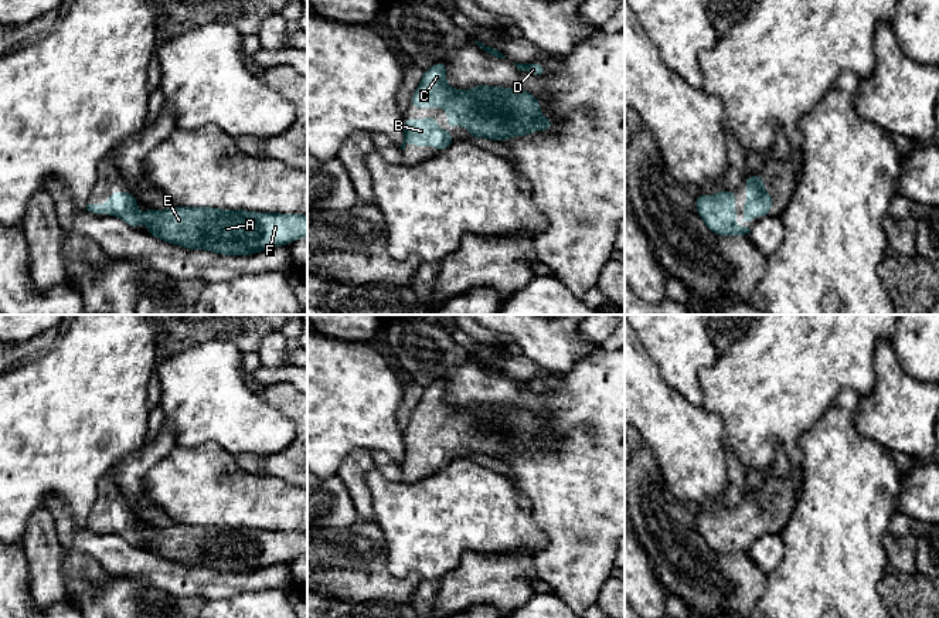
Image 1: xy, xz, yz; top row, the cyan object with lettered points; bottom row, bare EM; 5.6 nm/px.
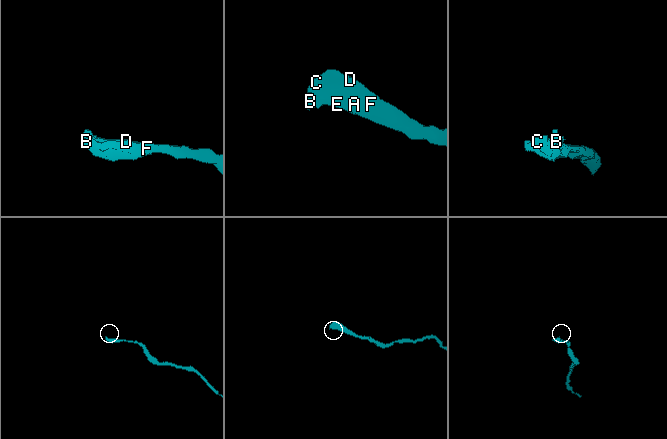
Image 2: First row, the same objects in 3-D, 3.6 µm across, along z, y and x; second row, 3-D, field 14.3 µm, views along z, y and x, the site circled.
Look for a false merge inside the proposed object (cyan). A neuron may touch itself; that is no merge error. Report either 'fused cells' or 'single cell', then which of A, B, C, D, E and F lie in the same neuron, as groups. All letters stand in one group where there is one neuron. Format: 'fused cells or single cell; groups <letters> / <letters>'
single cell; groups A B C D E F

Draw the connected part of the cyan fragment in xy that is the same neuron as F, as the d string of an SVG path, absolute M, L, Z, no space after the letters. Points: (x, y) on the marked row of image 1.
M115 191L106 204L86 204L99 215L120 217L130 227L147 223L147 232L164 242L222 255L252 255L307 237L307 215L177 206L137 211L137 198Z

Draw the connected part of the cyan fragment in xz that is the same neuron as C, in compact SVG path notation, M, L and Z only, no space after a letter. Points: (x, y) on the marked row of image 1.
M446 62L425 69L409 103L412 108L445 108L446 126L467 126L469 137L501 142L554 128L544 119L538 99L520 88L479 85L459 91L446 82Z

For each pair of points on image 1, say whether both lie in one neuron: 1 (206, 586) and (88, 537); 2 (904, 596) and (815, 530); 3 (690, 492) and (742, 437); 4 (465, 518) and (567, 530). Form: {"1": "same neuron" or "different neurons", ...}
{"1": "same neuron", "2": "different neurons", "3": "different neurons", "4": "different neurons"}

